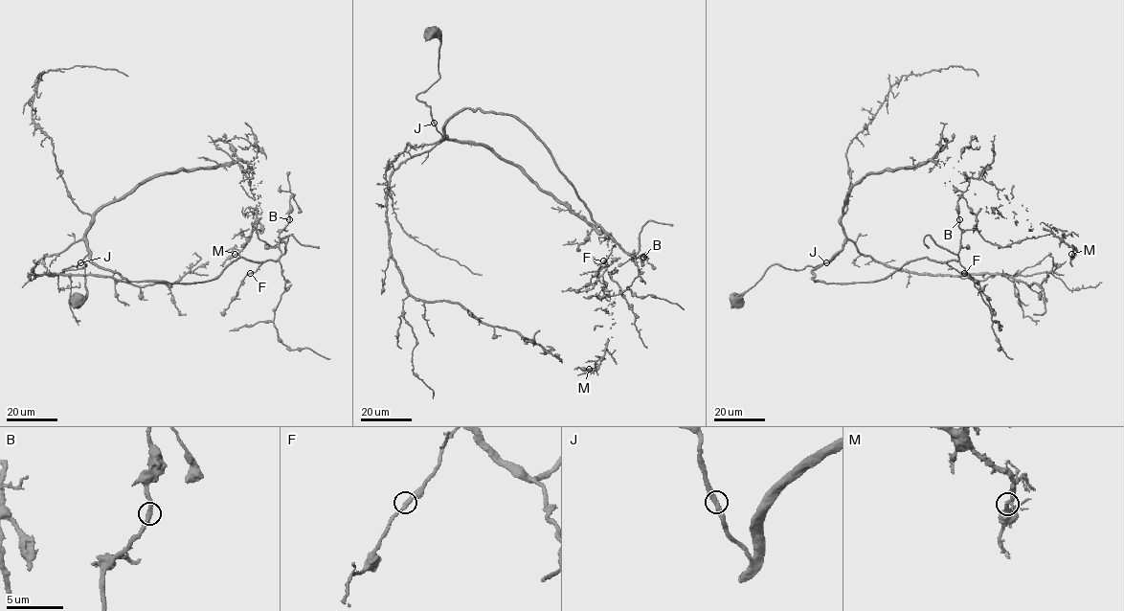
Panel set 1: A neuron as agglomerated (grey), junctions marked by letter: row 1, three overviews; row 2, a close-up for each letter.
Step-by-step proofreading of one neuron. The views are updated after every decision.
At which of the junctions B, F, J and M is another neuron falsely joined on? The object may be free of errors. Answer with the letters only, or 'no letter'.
no letter

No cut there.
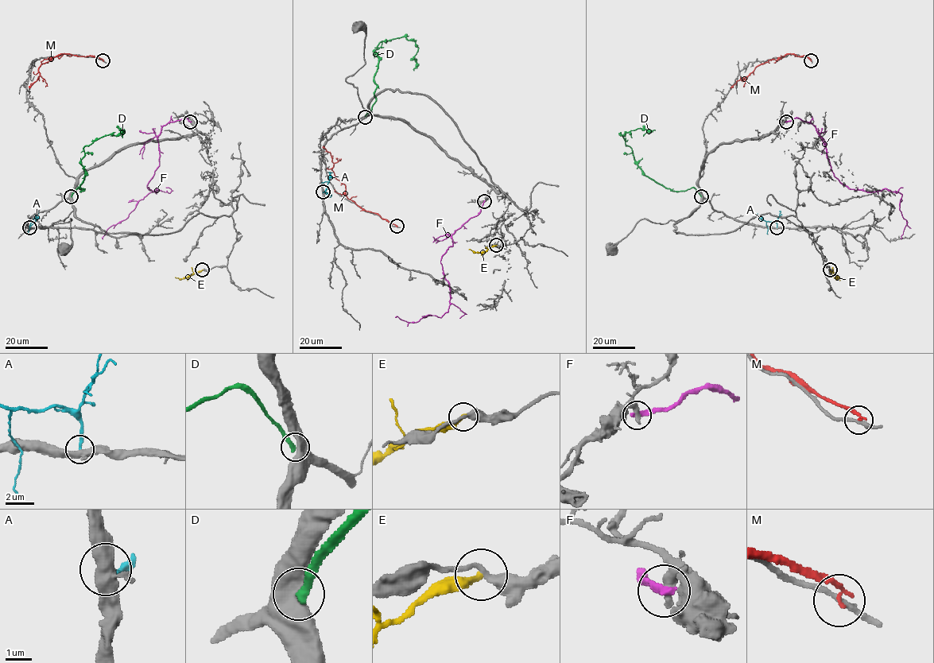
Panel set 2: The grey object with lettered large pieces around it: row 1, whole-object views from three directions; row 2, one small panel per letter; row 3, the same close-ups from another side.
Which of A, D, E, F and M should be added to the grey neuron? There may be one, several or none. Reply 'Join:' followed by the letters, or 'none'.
Join: none

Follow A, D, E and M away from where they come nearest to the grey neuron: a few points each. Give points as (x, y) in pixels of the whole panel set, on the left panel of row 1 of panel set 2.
A: (29, 227), (39, 213)
D: (71, 196), (78, 188), (83, 189), (83, 149), (120, 130)
E: (202, 270), (180, 278), (175, 277)
M: (102, 60), (92, 56), (60, 53), (40, 66), (38, 79), (29, 87)

